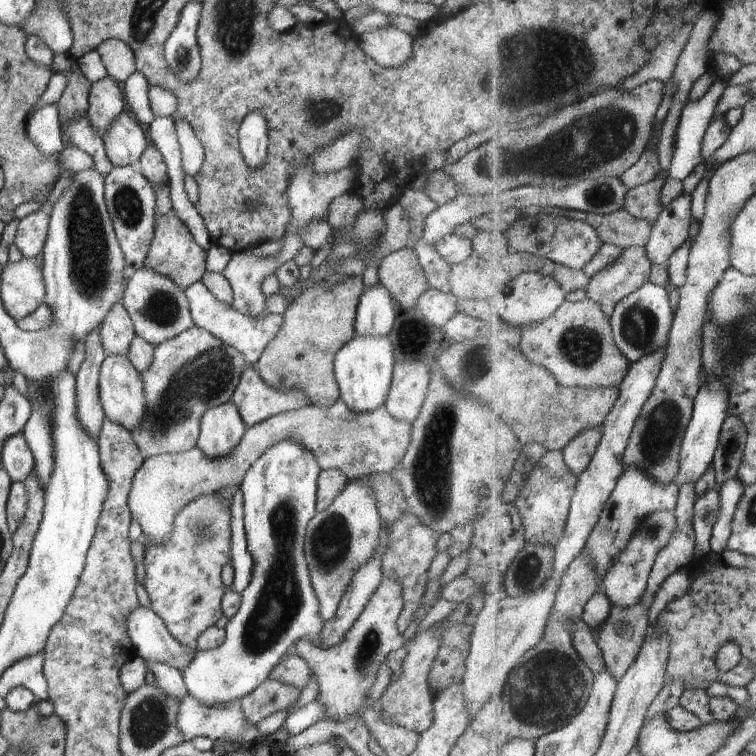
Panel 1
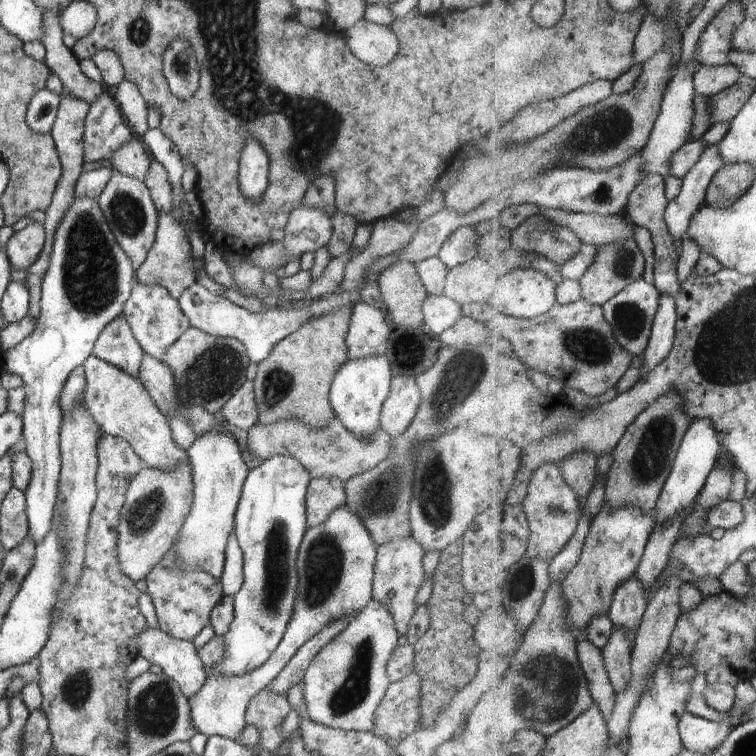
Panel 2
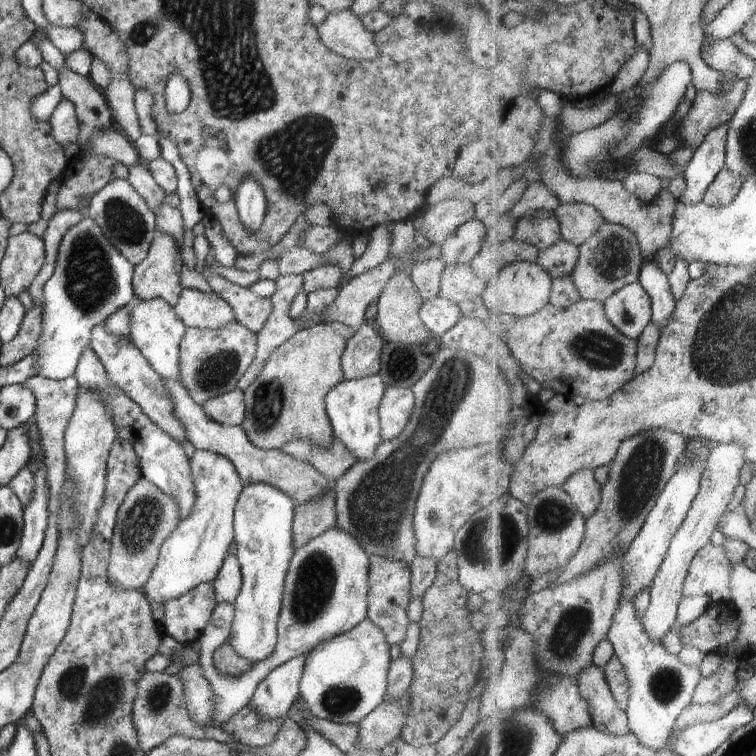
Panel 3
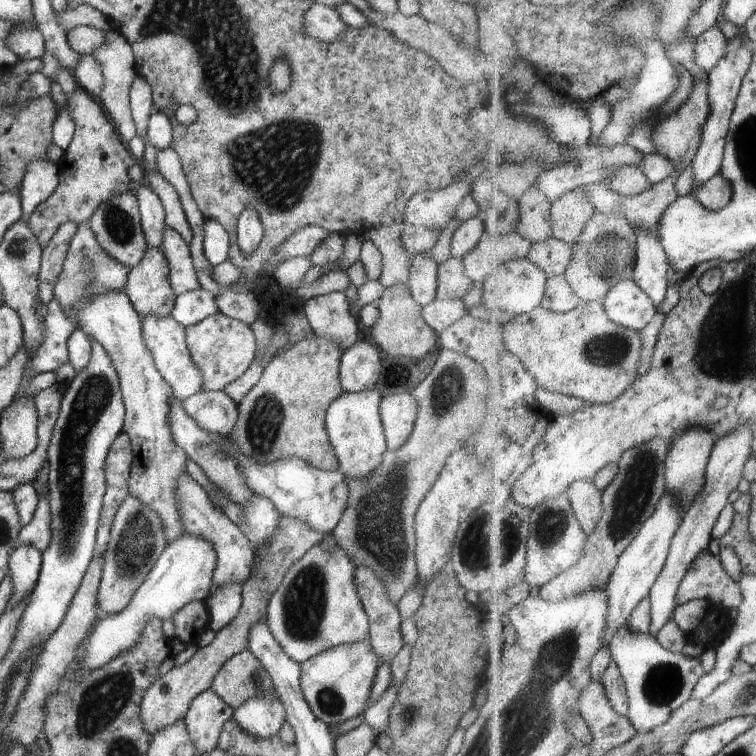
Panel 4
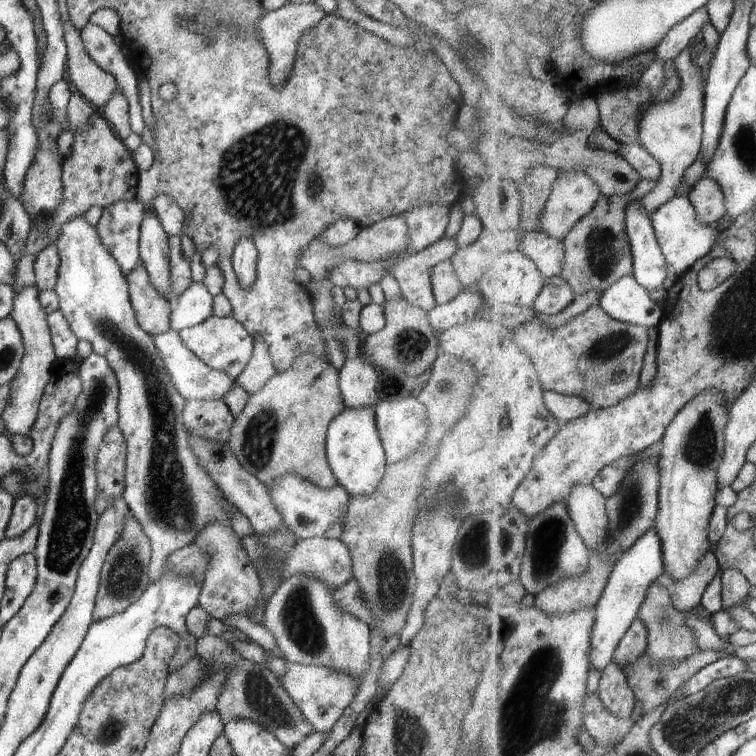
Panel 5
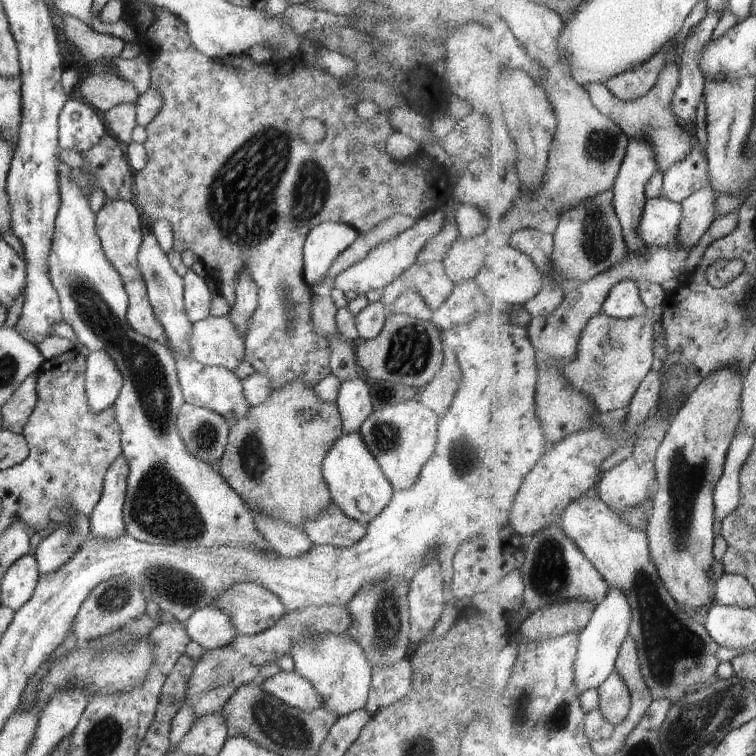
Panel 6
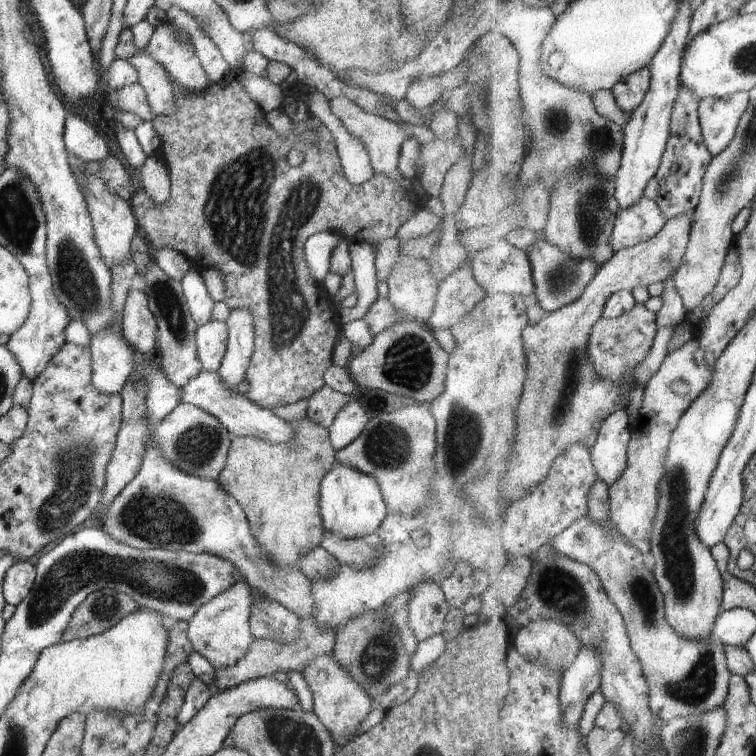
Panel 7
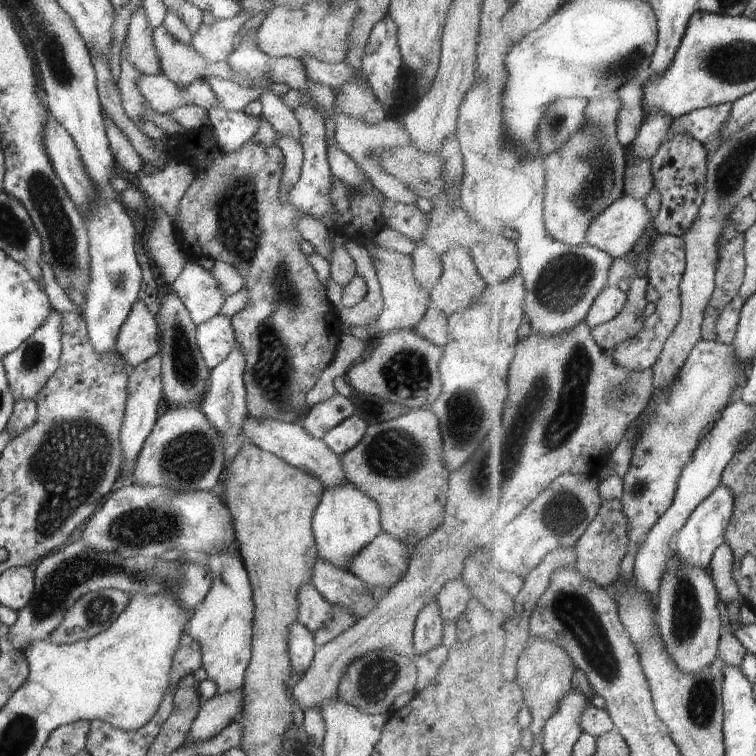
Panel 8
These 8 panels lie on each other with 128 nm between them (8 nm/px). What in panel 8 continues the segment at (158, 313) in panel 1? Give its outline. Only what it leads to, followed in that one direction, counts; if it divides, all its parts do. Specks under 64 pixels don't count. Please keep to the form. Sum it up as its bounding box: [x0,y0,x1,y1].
[243,416,349,491]

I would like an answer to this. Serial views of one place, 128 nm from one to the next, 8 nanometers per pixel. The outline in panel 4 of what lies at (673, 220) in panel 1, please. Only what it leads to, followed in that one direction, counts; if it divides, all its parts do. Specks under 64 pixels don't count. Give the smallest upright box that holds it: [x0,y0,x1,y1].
[692,34,754,187]

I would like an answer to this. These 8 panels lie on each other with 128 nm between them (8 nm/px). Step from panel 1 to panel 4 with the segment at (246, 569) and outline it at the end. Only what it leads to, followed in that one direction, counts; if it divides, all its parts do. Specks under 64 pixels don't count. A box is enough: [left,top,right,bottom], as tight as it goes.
[206,584,242,632]

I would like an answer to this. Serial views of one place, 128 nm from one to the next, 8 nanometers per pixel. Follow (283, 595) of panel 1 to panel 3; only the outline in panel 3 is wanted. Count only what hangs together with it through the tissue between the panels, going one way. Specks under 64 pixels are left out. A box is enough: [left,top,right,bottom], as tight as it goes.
[228,483,295,663]

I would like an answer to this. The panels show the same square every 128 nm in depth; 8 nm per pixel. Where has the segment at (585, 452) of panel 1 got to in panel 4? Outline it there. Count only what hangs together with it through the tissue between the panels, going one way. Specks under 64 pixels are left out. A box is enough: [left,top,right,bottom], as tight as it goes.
[568,479,605,536]

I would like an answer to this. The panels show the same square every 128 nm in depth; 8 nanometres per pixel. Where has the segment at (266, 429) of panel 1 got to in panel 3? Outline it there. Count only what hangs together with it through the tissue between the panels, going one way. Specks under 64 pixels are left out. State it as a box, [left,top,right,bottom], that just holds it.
[107,436,358,591]

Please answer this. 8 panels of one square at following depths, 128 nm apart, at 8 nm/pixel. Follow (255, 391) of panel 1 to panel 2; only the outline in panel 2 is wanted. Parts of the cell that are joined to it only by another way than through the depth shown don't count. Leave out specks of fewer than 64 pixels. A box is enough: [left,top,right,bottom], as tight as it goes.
[220,381,257,430]

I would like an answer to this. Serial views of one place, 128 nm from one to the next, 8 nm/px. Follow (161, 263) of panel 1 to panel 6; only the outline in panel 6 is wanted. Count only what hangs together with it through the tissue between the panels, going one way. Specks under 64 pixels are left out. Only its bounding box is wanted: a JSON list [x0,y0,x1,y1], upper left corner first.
[124,276,165,341]

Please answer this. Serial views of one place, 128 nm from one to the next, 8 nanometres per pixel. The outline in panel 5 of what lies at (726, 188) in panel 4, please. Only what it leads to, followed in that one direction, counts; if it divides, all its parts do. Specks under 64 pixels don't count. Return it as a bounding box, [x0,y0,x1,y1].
[687,177,728,224]

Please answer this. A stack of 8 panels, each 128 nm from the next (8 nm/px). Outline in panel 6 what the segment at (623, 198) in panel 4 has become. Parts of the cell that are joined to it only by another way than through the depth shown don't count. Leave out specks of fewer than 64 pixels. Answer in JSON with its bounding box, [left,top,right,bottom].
[588,62,693,172]

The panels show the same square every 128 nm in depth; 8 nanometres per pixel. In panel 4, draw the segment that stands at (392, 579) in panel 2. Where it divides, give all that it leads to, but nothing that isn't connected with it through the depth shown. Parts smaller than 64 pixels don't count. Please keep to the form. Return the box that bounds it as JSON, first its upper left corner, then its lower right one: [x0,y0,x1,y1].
[353,567,404,666]

